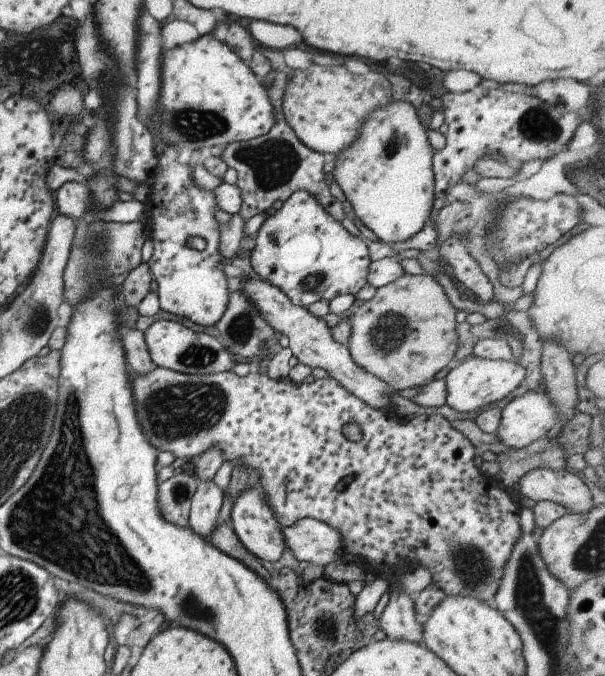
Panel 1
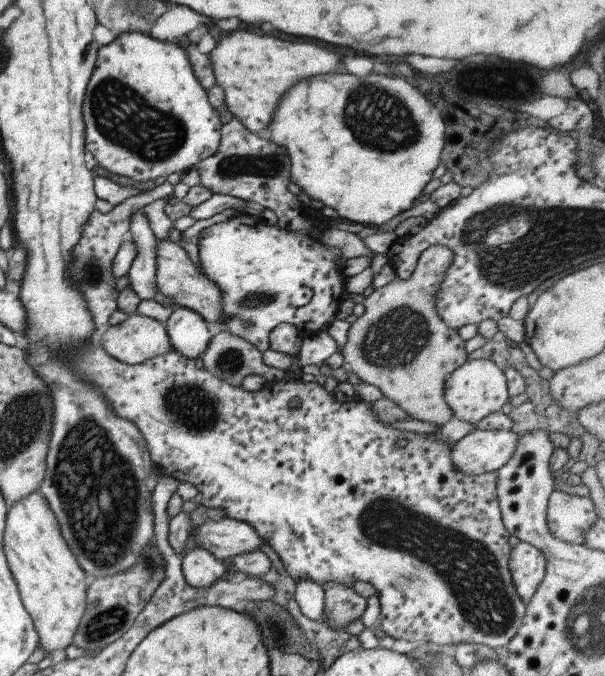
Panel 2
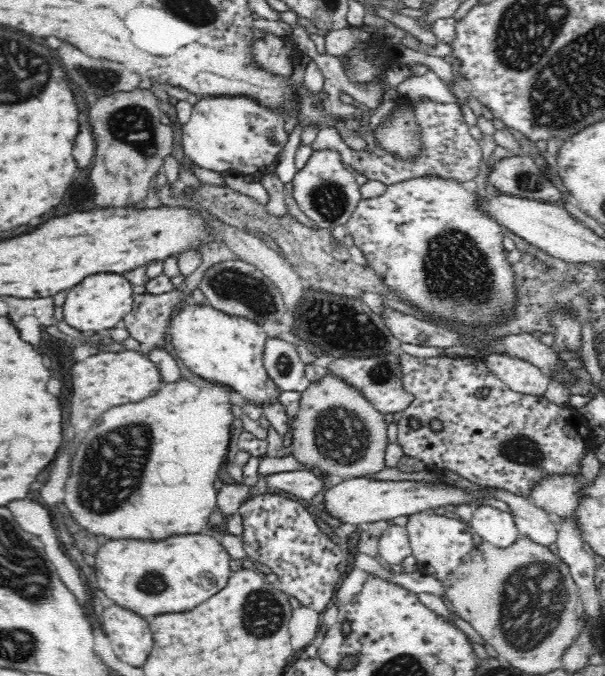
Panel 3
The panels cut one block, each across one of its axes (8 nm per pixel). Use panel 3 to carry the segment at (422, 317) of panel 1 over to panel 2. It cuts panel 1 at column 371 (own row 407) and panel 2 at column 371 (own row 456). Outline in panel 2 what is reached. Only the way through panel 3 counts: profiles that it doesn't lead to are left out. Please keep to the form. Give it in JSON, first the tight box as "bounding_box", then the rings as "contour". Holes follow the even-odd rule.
{"bounding_box":[340,245,466,426],"contour":[[[431,245],[419,255],[415,268],[404,281],[392,280],[389,284],[373,289],[362,302],[364,312],[350,324],[347,342],[340,356],[341,363],[360,381],[377,387],[383,397],[394,402],[415,420],[441,426],[452,416],[445,404],[443,391],[445,377],[466,361],[463,345],[457,331],[450,329],[436,313],[434,296],[439,288],[444,270],[452,261],[452,252],[441,245]]]}

